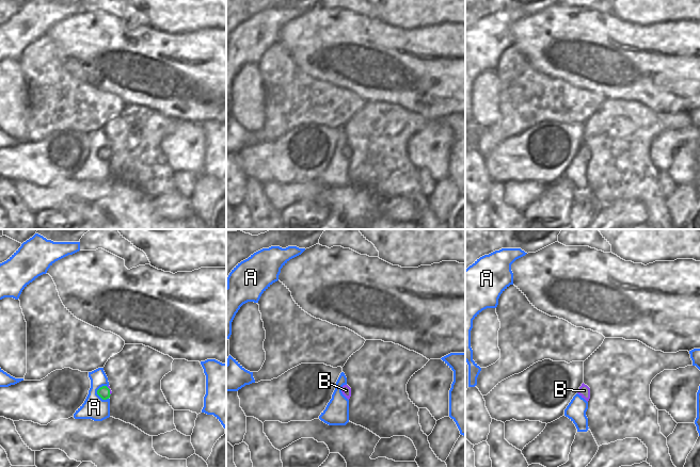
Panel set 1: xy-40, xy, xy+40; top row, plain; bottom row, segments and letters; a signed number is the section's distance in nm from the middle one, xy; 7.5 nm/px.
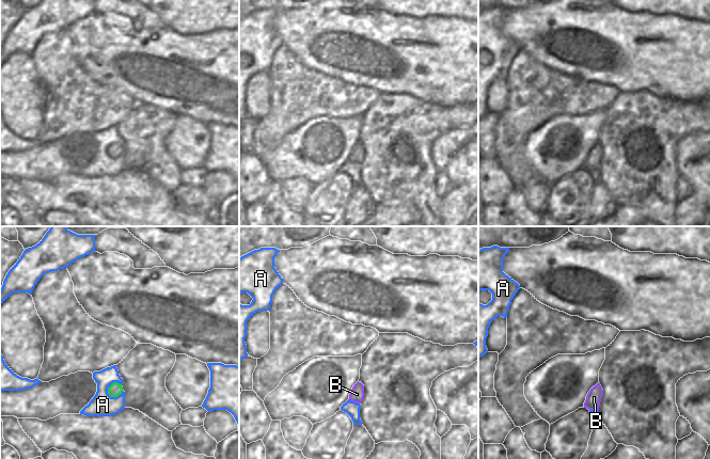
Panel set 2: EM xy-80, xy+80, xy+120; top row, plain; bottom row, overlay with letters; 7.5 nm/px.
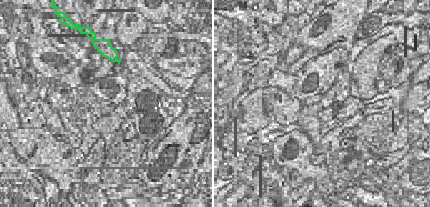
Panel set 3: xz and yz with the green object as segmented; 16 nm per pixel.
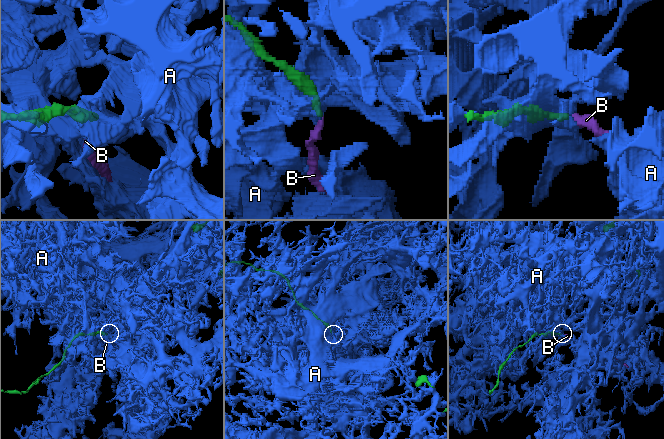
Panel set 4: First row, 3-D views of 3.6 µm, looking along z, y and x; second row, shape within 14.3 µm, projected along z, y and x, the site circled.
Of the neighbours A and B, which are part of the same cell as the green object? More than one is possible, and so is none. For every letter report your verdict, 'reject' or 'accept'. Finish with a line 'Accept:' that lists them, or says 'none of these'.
A: reject
B: accept
Accept: B

